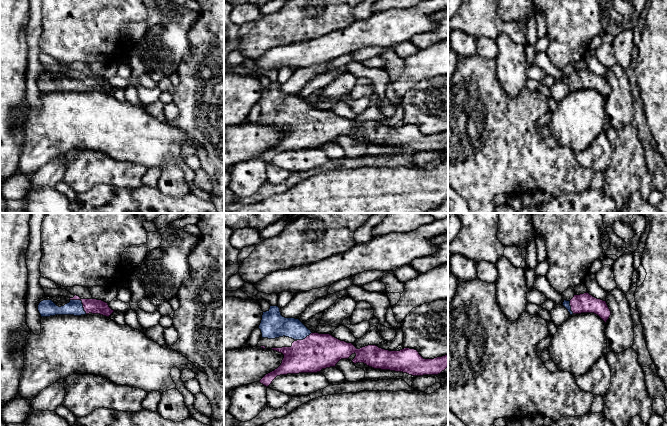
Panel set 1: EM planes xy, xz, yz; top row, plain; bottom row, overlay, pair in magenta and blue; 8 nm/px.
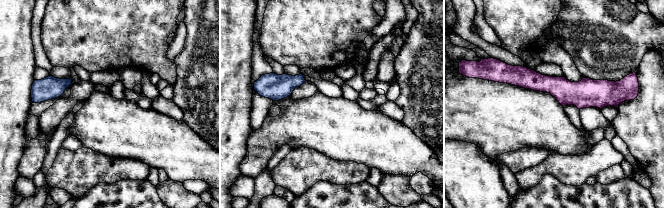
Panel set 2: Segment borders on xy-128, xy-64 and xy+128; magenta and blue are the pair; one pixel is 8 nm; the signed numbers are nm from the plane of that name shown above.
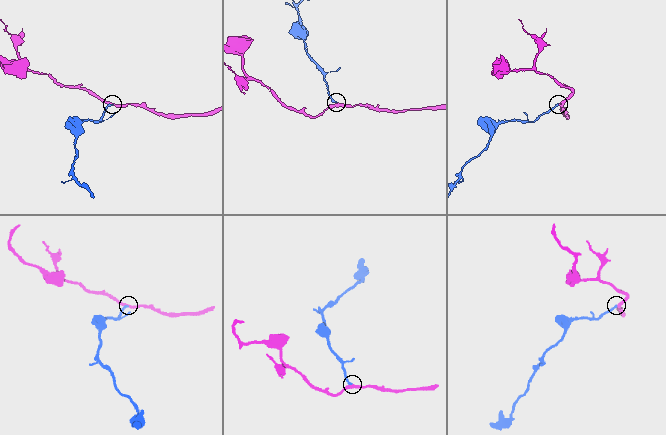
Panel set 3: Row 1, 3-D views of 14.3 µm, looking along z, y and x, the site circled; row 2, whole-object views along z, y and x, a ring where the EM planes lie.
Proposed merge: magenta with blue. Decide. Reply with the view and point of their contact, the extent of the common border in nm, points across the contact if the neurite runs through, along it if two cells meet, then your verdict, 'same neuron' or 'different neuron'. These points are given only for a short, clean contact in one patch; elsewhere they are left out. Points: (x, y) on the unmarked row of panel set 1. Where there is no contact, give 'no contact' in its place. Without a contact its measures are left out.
contact xy (82, 78); length 180 nm; way xy (94, 82), (86, 82), (82, 78), (75, 83); same neuron

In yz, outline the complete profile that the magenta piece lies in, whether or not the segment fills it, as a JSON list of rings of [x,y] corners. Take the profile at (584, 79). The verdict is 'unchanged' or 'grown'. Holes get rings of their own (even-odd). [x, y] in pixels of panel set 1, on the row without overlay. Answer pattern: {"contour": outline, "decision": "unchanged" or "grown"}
{"contour": [[[587,68],[580,71],[574,71],[570,77],[564,76],[562,81],[568,86],[570,91],[594,89],[598,91],[605,99],[611,91],[611,87],[606,77],[597,75]]], "decision": "grown"}

